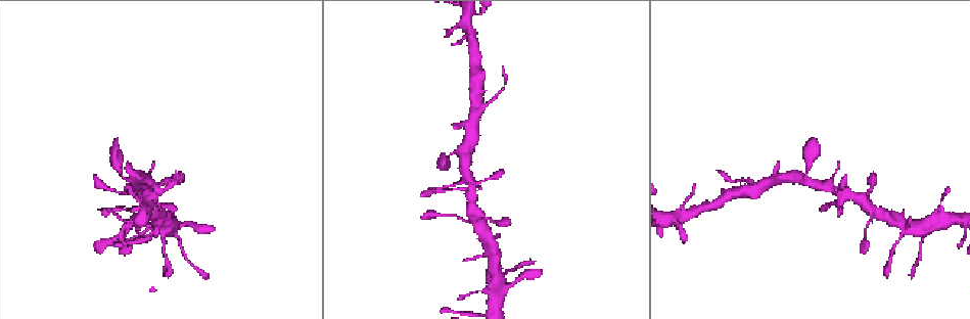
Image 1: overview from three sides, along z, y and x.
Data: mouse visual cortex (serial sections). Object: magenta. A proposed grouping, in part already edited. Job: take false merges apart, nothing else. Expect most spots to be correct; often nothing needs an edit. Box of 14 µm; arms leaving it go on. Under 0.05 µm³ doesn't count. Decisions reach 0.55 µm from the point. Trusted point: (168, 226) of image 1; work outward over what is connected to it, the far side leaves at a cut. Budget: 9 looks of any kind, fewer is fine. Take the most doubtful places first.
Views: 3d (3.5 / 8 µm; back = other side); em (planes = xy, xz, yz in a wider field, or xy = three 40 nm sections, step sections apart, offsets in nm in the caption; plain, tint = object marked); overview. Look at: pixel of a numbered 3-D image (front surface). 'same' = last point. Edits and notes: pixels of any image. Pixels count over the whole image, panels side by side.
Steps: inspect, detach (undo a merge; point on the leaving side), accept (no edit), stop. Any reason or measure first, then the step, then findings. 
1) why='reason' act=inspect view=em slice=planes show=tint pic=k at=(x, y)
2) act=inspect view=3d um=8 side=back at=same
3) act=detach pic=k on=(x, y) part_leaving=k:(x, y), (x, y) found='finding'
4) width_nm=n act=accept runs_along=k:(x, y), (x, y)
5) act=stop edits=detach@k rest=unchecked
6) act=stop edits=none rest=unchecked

why='small branch off a trunk' act=inspect view=3d um=3.5 pic=1 at=(505, 287)

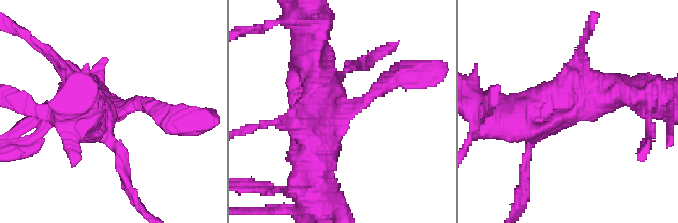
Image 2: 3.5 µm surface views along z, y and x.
why='shape alone is not enough' act=inspect view=em slice=xy step=1 show=tint pic=2 at=(337, 112)

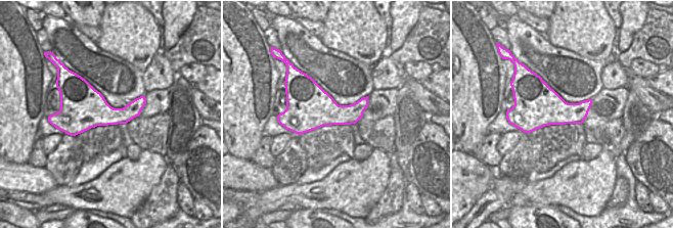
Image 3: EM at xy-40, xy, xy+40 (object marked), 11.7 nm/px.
act=accept found='one cell here'

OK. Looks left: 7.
why='four arms meet' act=inspect view=3d um=3.5 pic=1 at=(474, 219)

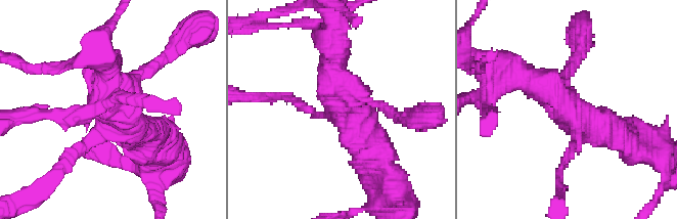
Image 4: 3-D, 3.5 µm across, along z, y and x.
arms=4 arm_widths_nm=150,200,450,500 act=inspect view=em slice=xy step=2 show=tint pic=4 at=(118, 120)

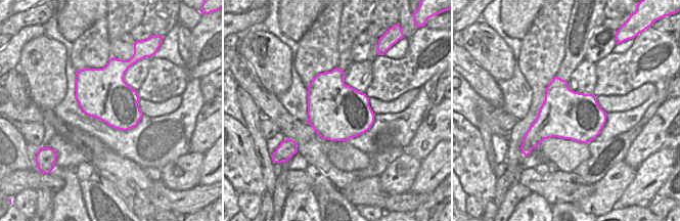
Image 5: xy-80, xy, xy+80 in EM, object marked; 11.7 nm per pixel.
act=accept runs_along=4:(628, 139), (526, 80) found='all the same cell'

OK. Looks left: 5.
why='small branch off a trunk' act=inspect view=3d um=3.5 pic=1 at=(830, 187)

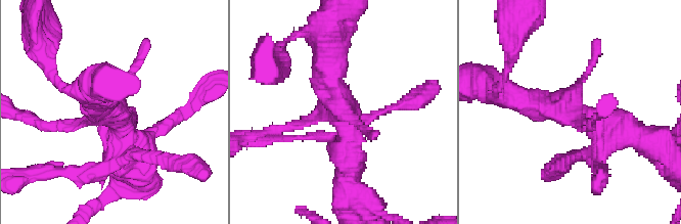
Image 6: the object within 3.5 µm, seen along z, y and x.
act=inspect view=em slice=xy step=5 show=tint pic=6 at=(344, 111)

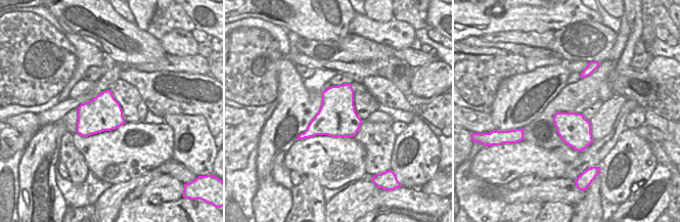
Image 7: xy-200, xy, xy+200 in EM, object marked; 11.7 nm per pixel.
act=accept runs_along=6:(631, 134), (569, 105), (510, 96) found='continuous, no second cell'

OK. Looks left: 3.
act=inspect view=3d um=3.5 pic=1 at=(764, 186)

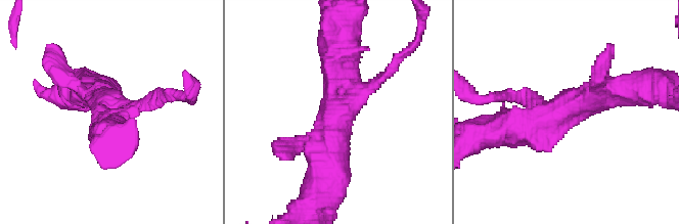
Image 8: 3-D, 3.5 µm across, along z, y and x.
why='now the EM' act=inspect view=em slice=xy step=5 show=tint pic=8 at=(566, 106)

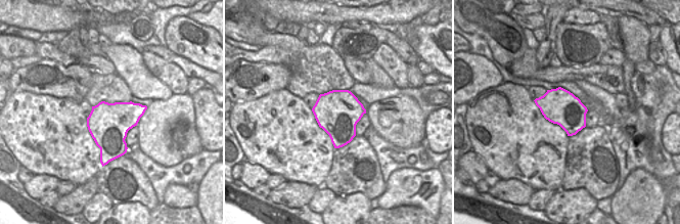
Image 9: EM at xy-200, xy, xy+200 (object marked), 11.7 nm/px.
act=accept runs_along=8:(629, 91), (505, 129) found='continuous, no second cell'

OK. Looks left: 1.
act=stop edits=none rest=unchecked

